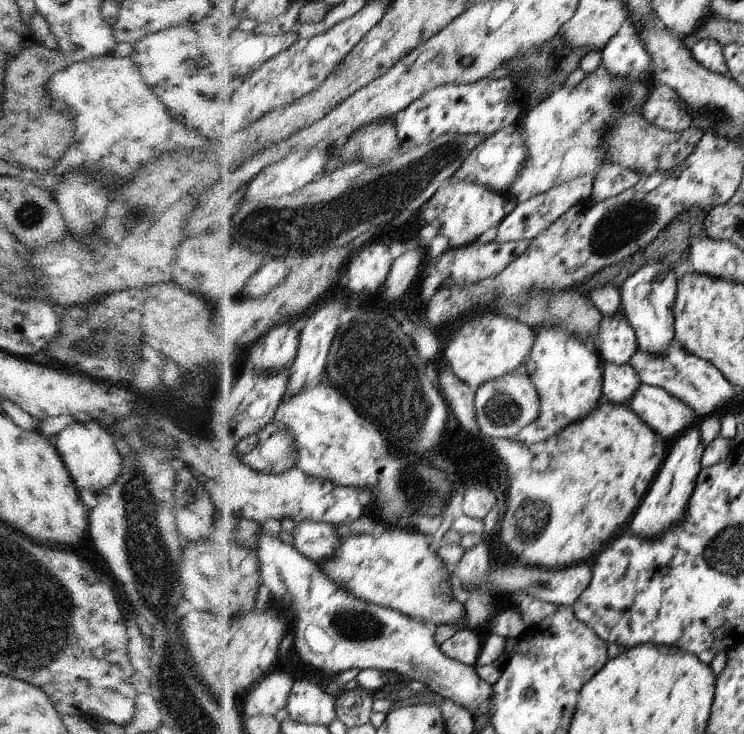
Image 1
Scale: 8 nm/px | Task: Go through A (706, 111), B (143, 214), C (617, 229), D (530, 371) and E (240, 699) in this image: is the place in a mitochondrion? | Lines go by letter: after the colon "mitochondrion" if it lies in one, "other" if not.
A: mitochondrion
B: mitochondrion
C: mitochondrion
D: other
E: other

